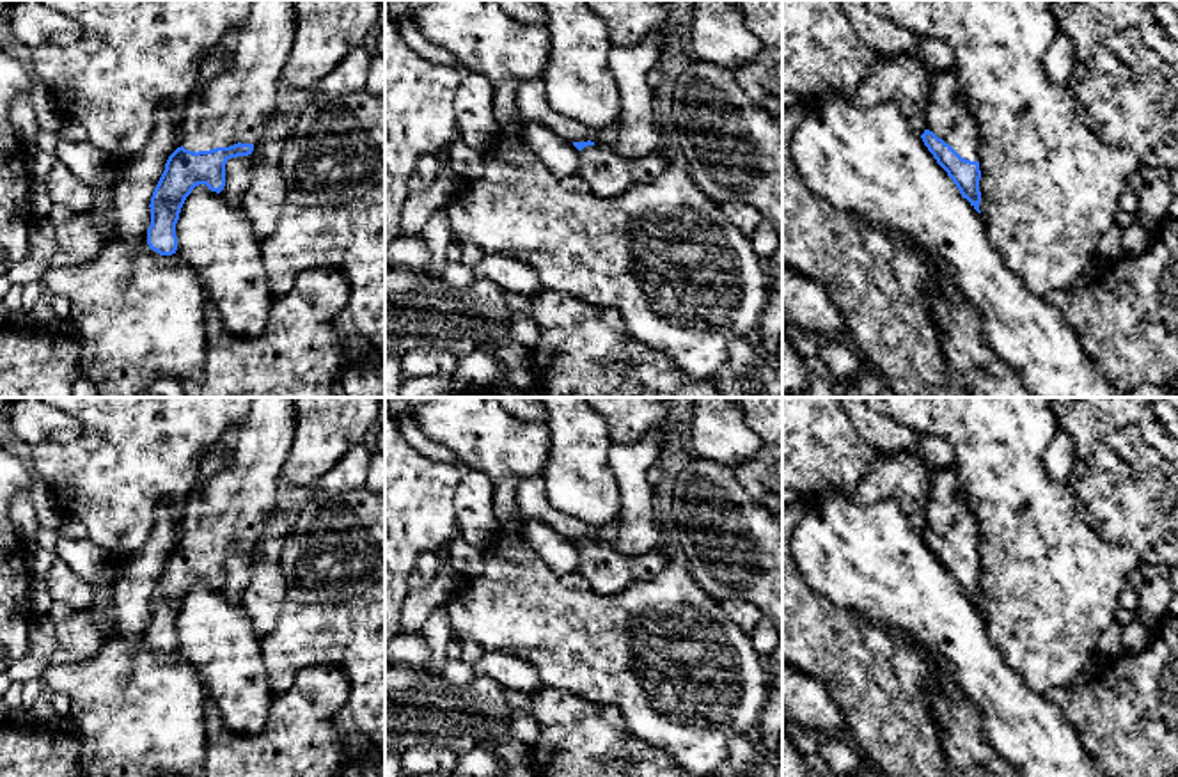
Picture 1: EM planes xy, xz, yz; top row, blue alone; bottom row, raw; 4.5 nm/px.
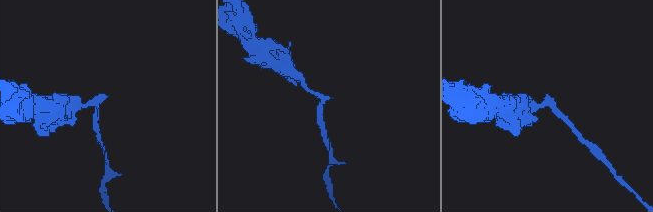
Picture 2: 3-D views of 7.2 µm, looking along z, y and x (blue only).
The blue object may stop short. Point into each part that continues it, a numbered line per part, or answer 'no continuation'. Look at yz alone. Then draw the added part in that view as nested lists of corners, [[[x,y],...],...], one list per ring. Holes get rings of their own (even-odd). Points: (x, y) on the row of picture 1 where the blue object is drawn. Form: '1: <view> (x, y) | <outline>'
1: yz (948, 116) | [[[935,75],[931,90],[930,106],[924,114],[926,130],[949,144],[962,158],[978,161],[978,126],[954,75]]]

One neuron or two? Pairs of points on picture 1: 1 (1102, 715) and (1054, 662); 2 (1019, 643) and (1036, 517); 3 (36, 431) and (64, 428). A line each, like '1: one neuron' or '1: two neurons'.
1: two neurons
2: one neuron
3: one neuron

